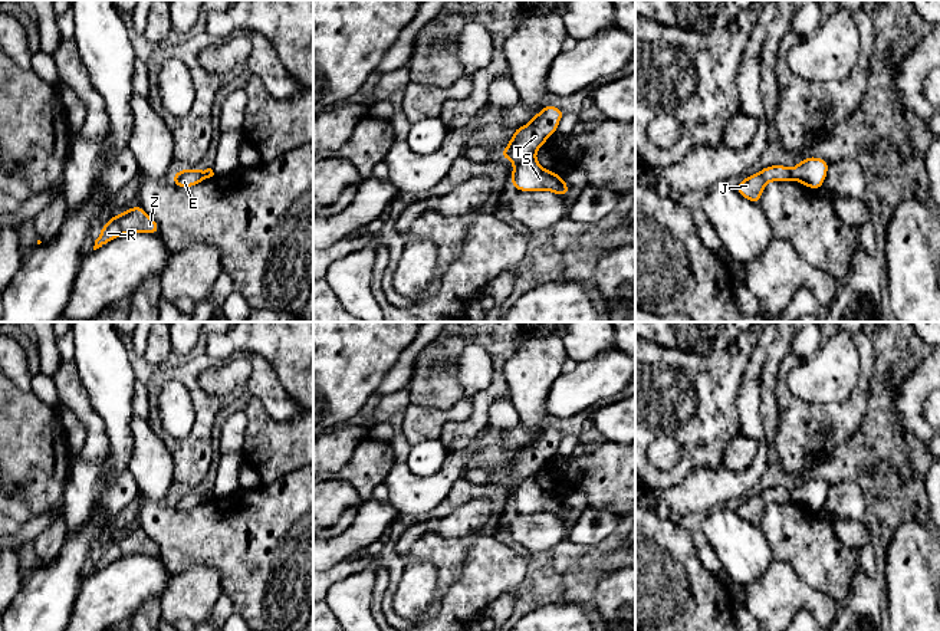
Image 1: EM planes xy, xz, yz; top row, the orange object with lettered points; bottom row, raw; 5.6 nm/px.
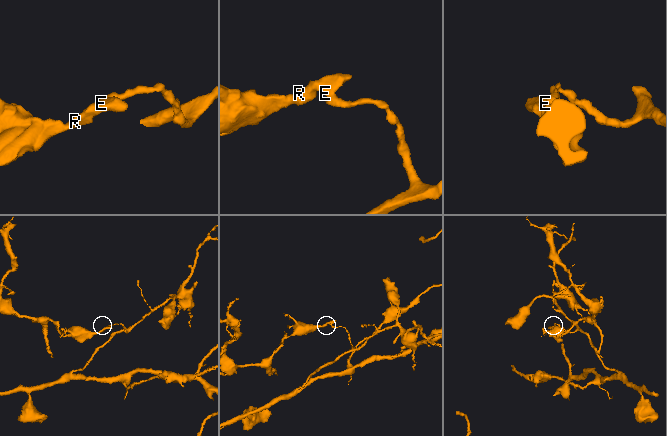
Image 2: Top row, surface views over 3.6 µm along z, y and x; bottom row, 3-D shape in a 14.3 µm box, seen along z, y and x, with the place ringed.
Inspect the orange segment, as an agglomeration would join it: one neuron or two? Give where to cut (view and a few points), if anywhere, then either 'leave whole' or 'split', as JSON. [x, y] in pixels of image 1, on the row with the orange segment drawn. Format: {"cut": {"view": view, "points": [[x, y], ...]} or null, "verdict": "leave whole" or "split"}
{"cut": {"view": "xz", "points": [[533, 154], [526, 154], [513, 161]]}, "verdict": "split"}

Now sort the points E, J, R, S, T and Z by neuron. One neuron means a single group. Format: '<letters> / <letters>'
E J R T Z / S

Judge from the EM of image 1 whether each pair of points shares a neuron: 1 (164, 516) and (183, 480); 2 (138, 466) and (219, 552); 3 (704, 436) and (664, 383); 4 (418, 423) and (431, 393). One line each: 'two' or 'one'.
1: two
2: one
3: one
4: two

